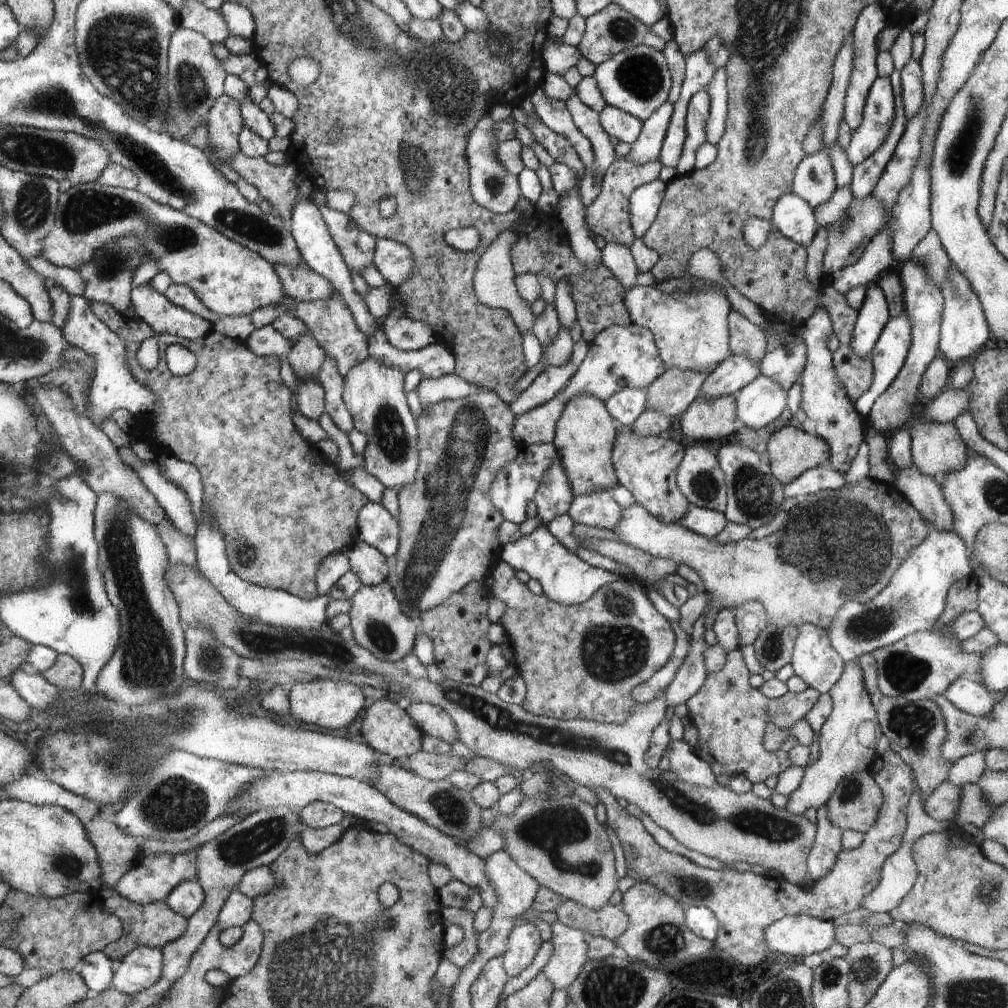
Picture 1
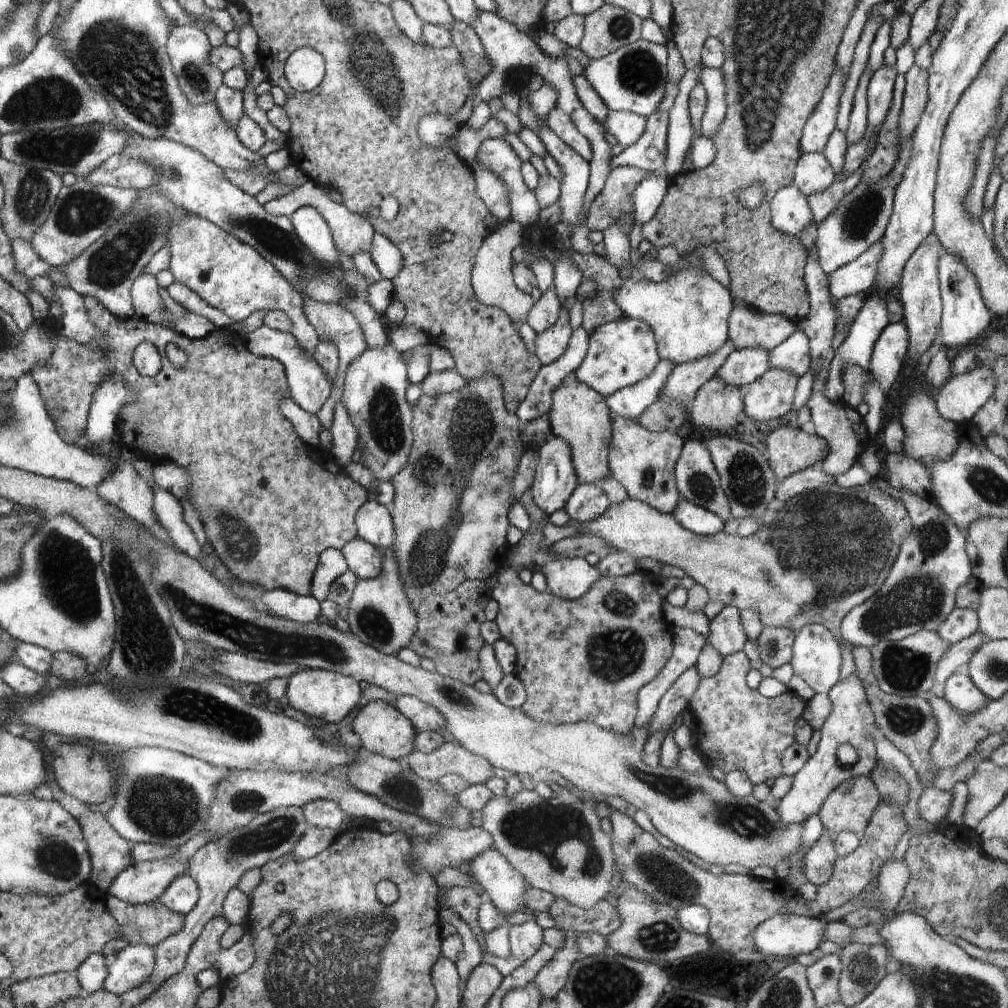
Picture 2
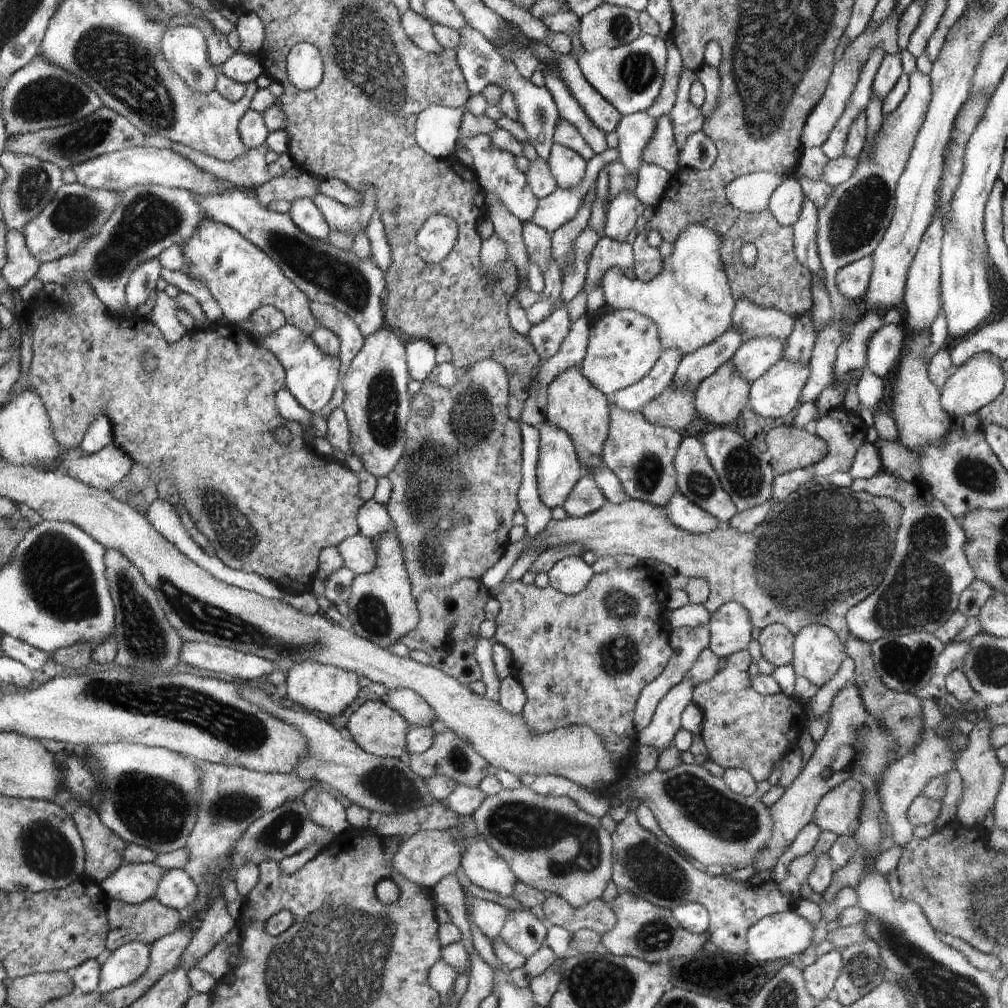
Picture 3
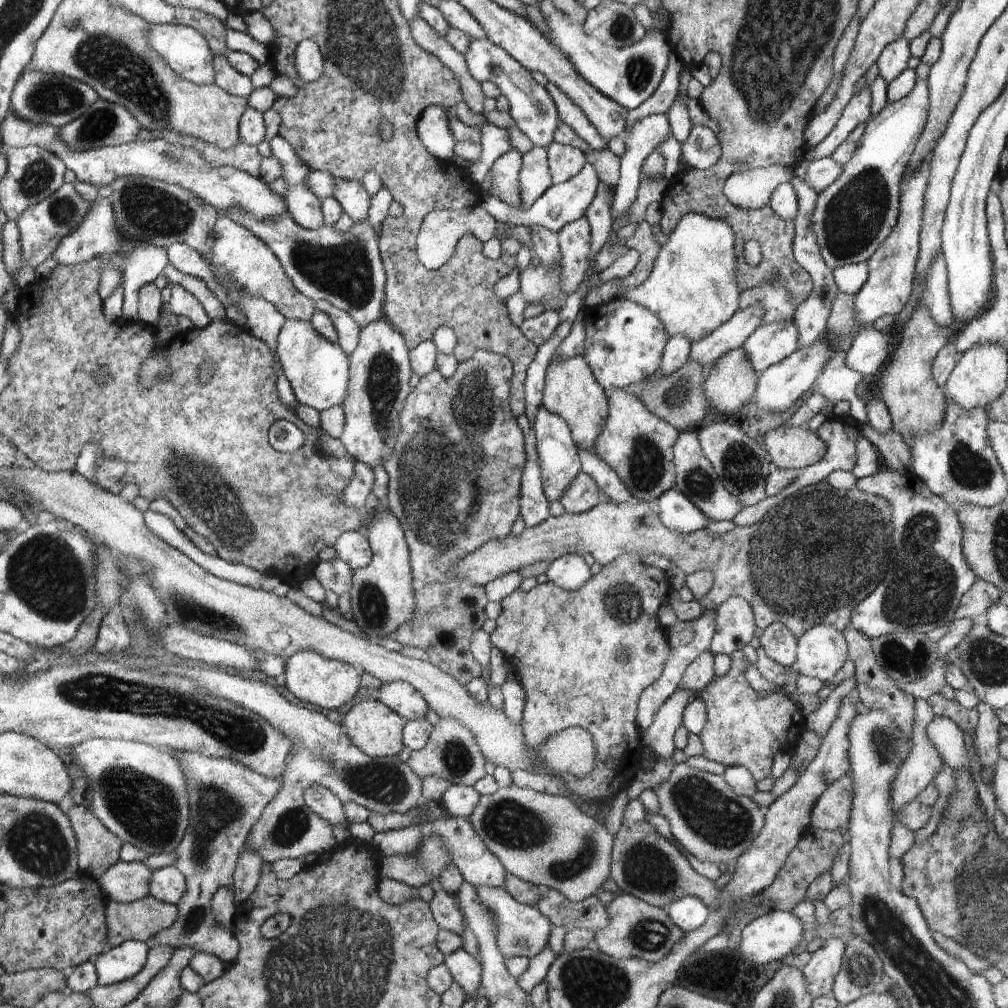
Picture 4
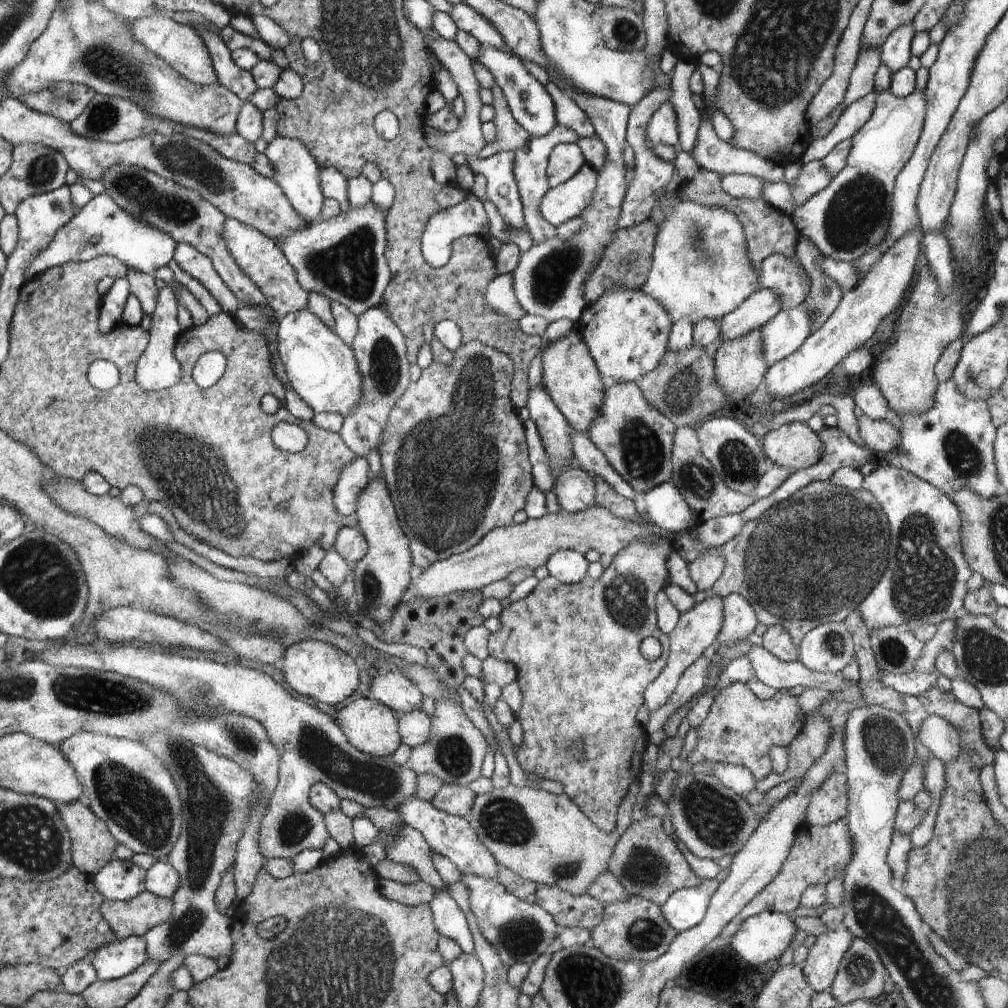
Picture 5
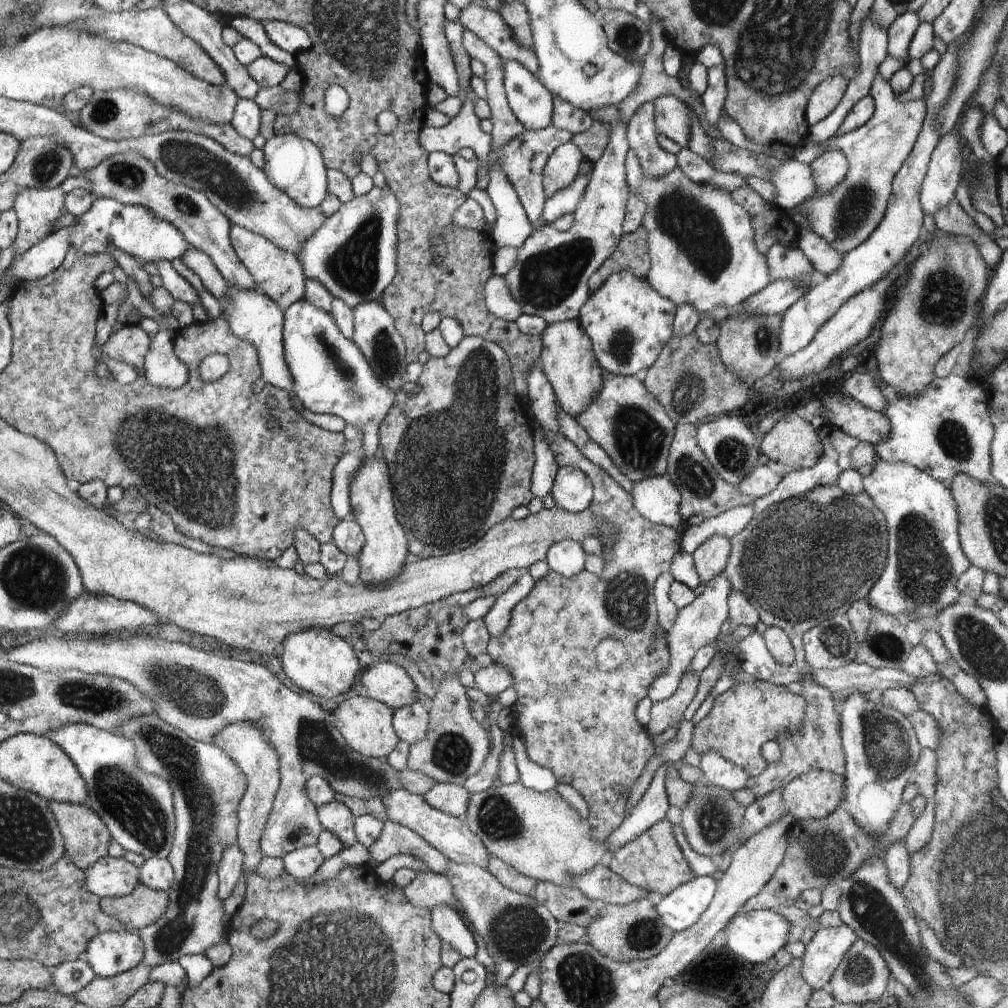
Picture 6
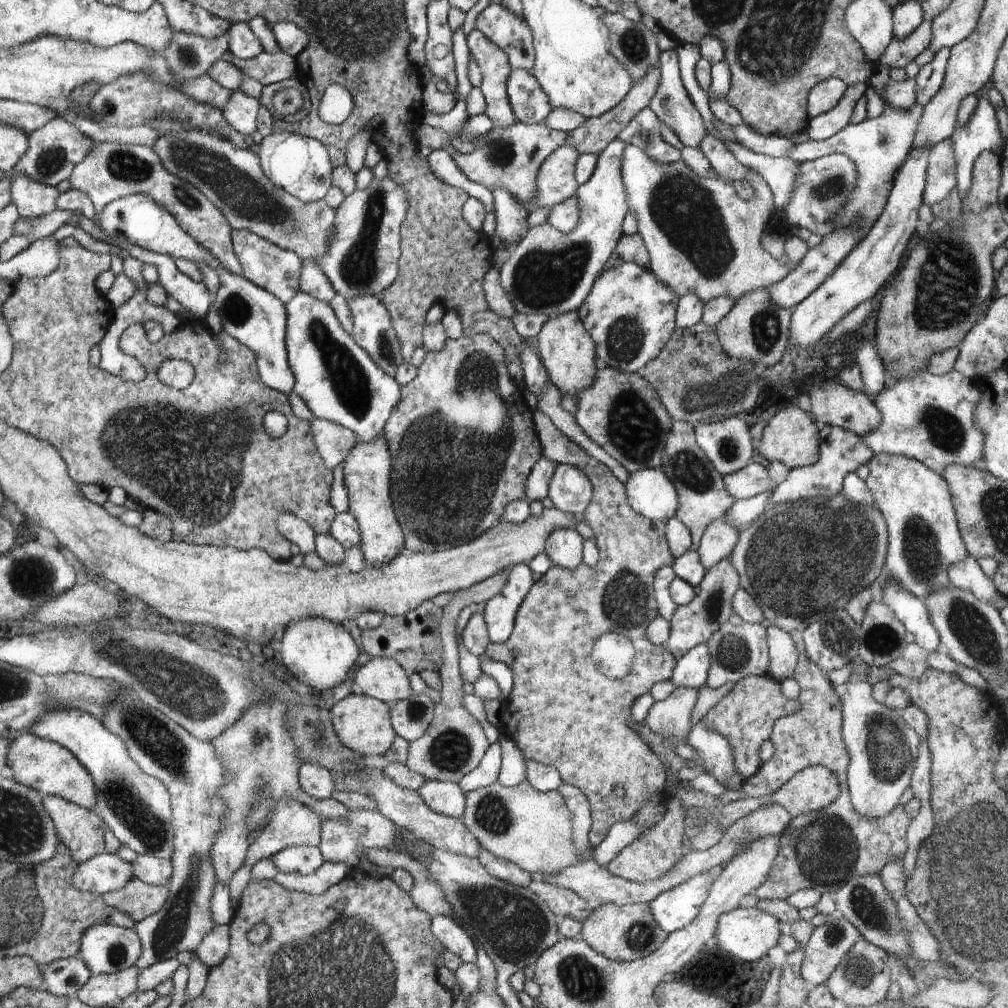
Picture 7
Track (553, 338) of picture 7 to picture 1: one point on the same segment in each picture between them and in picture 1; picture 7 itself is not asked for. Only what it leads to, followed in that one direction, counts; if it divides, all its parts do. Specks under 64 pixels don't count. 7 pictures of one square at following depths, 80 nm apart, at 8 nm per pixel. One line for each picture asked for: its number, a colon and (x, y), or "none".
1: (585, 434)
2: (579, 415)
3: (574, 404)
4: (571, 392)
5: (570, 375)
6: (567, 359)

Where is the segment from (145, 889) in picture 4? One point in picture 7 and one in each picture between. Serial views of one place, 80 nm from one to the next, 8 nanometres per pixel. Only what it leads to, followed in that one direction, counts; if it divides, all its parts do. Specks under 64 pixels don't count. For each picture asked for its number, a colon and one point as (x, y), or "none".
5: (119, 880)
6: (111, 877)
7: (103, 873)

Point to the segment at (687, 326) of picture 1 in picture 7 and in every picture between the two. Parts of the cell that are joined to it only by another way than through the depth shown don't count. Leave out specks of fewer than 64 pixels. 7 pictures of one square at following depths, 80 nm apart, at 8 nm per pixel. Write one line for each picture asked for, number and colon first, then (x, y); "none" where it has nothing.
2: (688, 313)
3: (690, 301)
4: (692, 288)
5: (700, 268)
6: (701, 246)
7: (702, 238)

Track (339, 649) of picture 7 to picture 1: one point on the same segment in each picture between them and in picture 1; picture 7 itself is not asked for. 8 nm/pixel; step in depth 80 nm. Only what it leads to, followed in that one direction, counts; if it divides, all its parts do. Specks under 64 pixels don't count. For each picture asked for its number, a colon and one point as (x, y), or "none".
1: (330, 704)
2: (322, 695)
3: (321, 688)
4: (310, 677)
5: (315, 669)
6: (315, 660)

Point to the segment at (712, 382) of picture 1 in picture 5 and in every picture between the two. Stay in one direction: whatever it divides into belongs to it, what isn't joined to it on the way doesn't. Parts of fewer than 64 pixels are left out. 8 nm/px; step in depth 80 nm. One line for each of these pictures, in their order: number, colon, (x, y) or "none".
2: (742, 367)
3: (754, 357)
4: (768, 345)
5: (783, 335)

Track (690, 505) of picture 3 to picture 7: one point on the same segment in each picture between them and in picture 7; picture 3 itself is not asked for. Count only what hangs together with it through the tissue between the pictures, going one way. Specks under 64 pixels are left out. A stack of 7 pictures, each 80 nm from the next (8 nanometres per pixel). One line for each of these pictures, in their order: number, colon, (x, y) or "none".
4: (675, 511)
5: (664, 505)
6: (657, 499)
7: (649, 492)

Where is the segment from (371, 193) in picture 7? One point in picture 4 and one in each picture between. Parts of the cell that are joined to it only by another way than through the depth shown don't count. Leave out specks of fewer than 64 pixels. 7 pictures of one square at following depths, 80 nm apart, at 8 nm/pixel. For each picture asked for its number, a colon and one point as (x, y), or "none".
4: (345, 269)
5: (344, 258)
6: (353, 254)

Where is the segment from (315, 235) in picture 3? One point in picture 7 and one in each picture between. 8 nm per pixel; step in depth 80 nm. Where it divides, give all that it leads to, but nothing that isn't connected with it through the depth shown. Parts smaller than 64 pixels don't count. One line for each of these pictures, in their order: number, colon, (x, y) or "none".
4: (304, 208)
5: (296, 171)
6: (295, 165)
7: (300, 165)

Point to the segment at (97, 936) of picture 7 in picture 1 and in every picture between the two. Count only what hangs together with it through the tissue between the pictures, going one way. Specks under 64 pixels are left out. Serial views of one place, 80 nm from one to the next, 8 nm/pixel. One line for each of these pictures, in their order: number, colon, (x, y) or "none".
1: (140, 969)
2: (133, 966)
3: (131, 961)
4: (120, 963)
5: (113, 961)
6: (109, 954)

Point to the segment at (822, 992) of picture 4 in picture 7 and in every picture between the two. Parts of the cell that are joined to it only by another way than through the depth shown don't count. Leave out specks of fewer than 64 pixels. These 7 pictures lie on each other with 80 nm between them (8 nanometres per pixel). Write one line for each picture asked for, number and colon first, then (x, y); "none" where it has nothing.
5: (824, 957)
6: (823, 954)
7: (829, 943)

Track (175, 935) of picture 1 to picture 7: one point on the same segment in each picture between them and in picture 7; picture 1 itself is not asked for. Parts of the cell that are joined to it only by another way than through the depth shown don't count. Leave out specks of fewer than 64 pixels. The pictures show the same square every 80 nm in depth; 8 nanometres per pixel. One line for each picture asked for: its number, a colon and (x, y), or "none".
2: (149, 924)
3: (146, 922)
4: (141, 920)
5: (134, 918)
6: (139, 909)
7: (139, 900)

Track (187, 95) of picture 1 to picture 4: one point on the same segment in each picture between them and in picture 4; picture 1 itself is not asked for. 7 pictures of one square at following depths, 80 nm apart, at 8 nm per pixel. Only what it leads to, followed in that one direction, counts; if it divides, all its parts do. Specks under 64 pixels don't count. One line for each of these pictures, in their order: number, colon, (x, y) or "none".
2: (188, 47)
3: (184, 46)
4: (184, 50)

